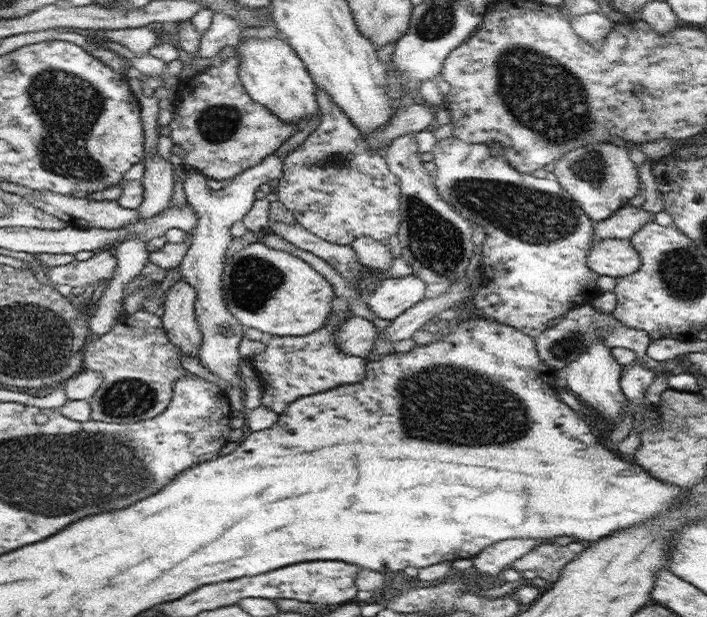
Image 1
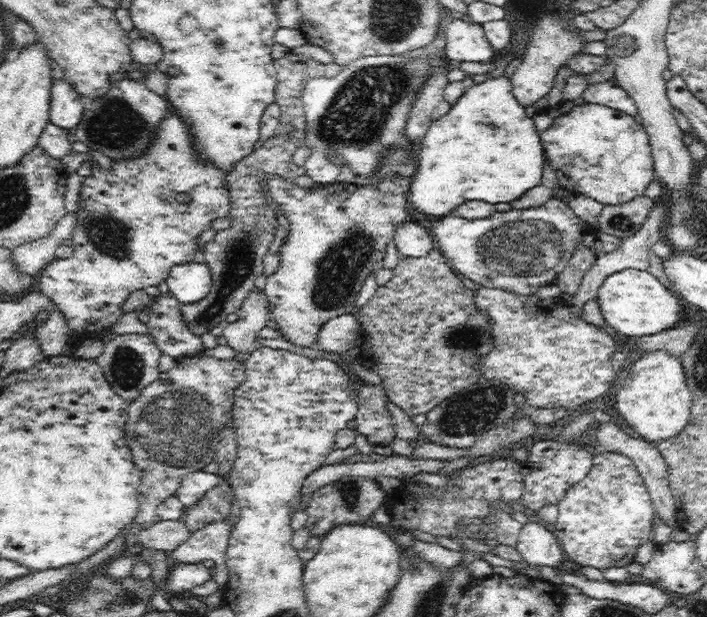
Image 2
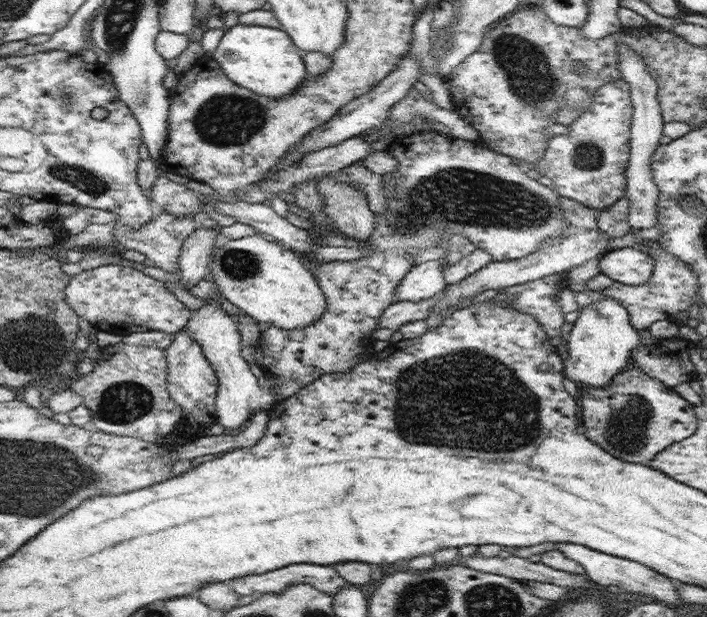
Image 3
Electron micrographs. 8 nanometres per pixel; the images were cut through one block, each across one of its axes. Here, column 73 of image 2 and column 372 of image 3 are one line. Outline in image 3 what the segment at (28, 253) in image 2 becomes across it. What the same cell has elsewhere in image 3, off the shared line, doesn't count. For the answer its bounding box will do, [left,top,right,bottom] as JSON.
[318,178,377,241]

